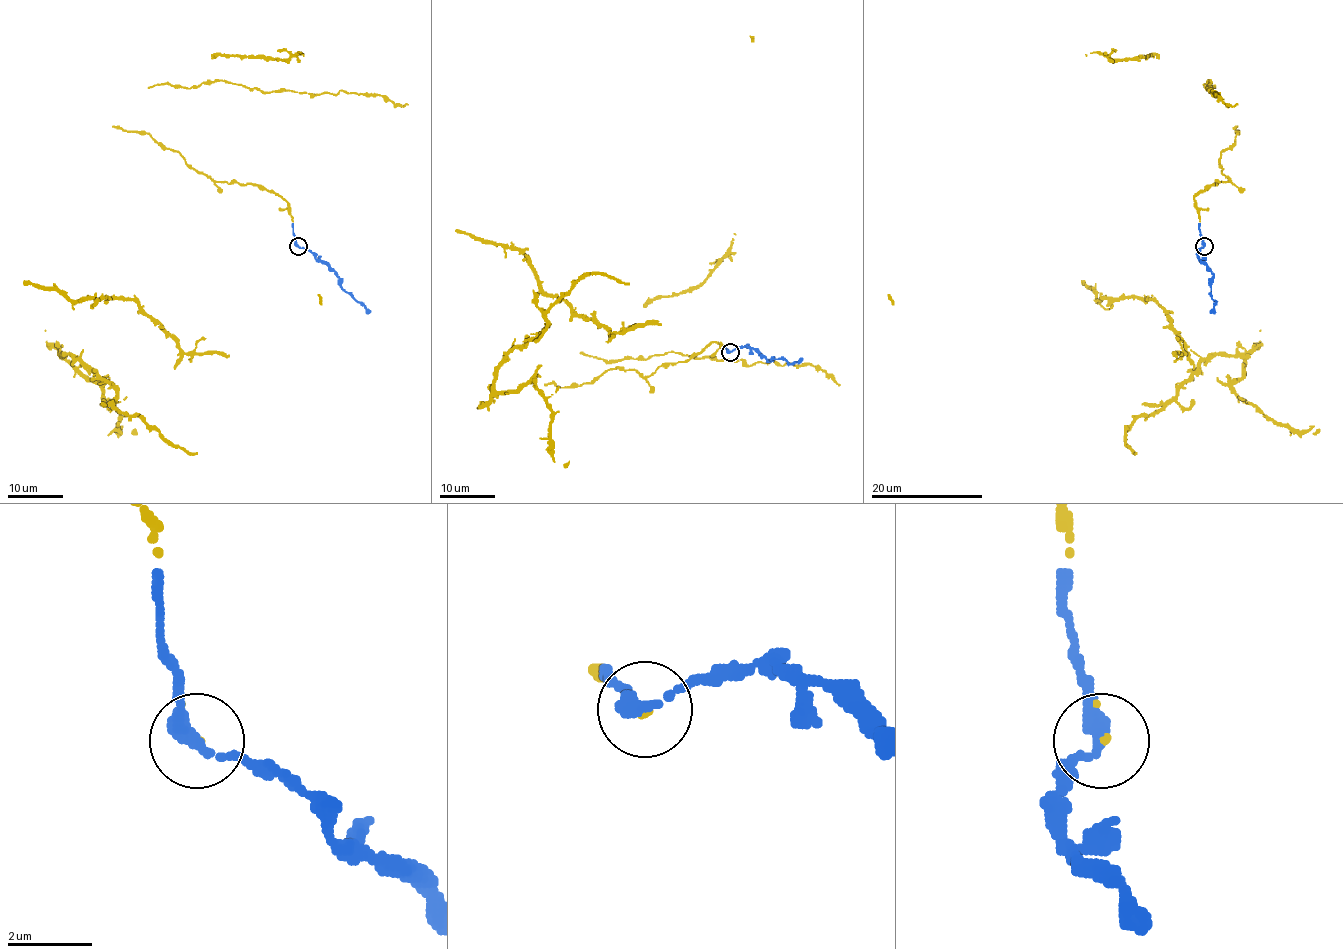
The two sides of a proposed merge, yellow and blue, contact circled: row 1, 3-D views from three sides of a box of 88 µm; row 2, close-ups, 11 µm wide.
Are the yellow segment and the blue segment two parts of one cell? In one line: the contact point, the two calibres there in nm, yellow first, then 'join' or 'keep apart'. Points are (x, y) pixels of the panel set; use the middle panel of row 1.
place (730, 352); calibres 90 and 320 nm; join

